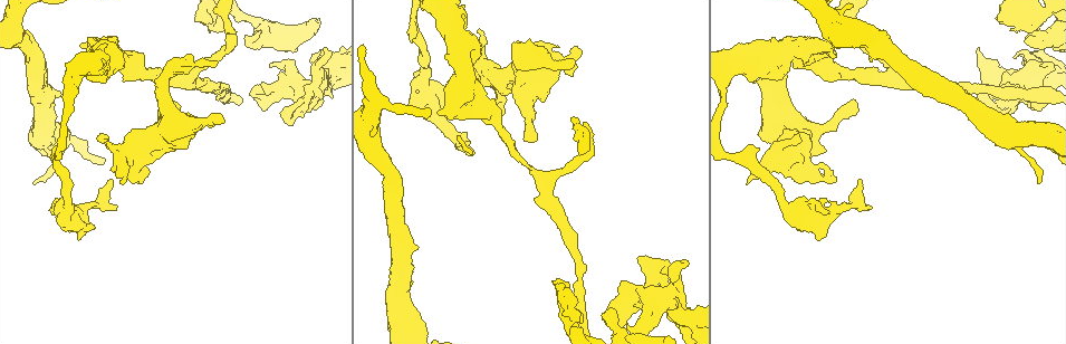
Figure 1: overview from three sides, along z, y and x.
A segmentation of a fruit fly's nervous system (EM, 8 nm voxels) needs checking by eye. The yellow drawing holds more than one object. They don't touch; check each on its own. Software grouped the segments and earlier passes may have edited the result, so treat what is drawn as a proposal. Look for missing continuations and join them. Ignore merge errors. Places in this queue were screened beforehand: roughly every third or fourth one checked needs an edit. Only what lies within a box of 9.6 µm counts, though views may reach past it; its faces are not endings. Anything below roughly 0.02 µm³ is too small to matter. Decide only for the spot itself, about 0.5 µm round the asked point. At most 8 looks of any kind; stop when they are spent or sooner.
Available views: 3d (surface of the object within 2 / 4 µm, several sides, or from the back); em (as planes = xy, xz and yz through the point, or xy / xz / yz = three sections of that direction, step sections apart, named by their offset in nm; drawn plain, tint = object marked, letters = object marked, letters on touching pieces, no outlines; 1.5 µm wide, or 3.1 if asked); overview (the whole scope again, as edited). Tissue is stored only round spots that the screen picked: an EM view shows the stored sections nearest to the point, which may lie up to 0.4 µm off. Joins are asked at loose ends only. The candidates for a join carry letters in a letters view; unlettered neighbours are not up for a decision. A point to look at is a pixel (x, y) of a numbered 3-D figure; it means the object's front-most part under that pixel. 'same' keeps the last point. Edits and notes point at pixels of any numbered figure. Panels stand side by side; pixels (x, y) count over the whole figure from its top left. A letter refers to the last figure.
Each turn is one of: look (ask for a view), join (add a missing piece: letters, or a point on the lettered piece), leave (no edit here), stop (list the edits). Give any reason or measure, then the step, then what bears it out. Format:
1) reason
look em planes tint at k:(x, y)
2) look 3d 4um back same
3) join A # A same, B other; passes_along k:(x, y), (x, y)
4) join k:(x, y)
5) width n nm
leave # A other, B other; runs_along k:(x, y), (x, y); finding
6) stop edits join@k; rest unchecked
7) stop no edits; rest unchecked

free end
look em planes letters at 1:(120, 182)

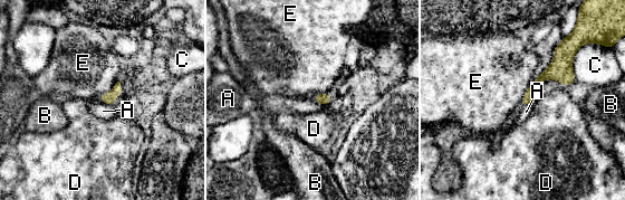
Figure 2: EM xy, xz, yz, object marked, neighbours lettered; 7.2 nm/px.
leave # A other, B other, C other, D other, E other; border 2:(313, 98), (321, 105); none of them fits

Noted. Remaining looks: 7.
free end
look 3d 2um at 1:(111, 181)

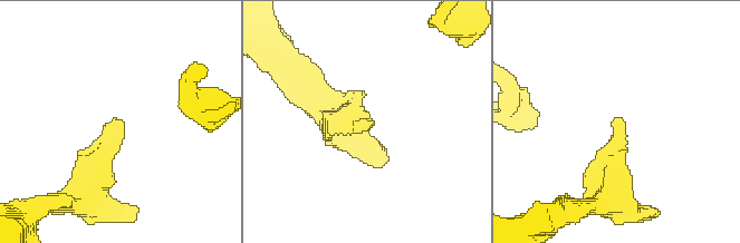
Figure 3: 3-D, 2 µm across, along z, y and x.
now the EM
look em planes letters at 3:(371, 121)

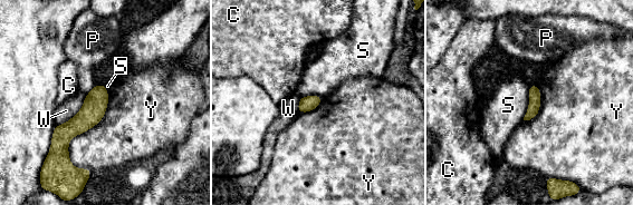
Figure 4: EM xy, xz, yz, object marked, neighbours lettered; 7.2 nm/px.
longest_contact Y 600 nm
leave # C other, P other, S other, W other, Y other; border 4:(530, 85), (529, 106), (523, 119); no lettered piece goes on from it

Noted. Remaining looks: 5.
an open end
look 3d 2um at 1:(530, 42)

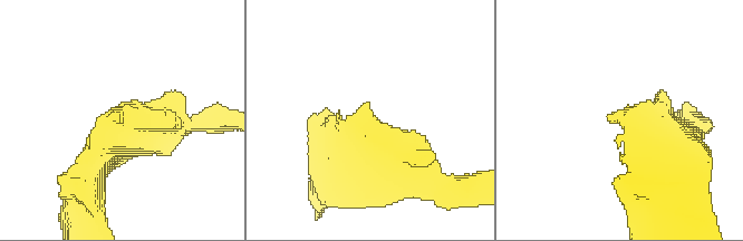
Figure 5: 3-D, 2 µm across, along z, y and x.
now the EM
look em planes plain at 5:(118, 118)

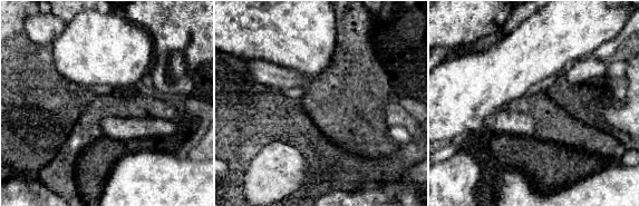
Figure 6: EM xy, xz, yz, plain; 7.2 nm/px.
see the neighbours
look em planes letters same

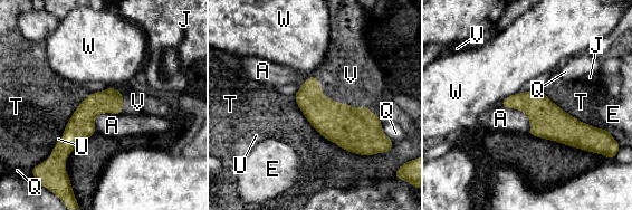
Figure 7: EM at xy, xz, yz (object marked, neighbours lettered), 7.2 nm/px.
join V # A other, E other, J other, Q other, T other, U other, V same, W other; passes_along 7:(355, 130), (341, 104), (351, 75); the cell continues

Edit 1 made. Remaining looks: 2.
stop edits join@7; rest unchecked

